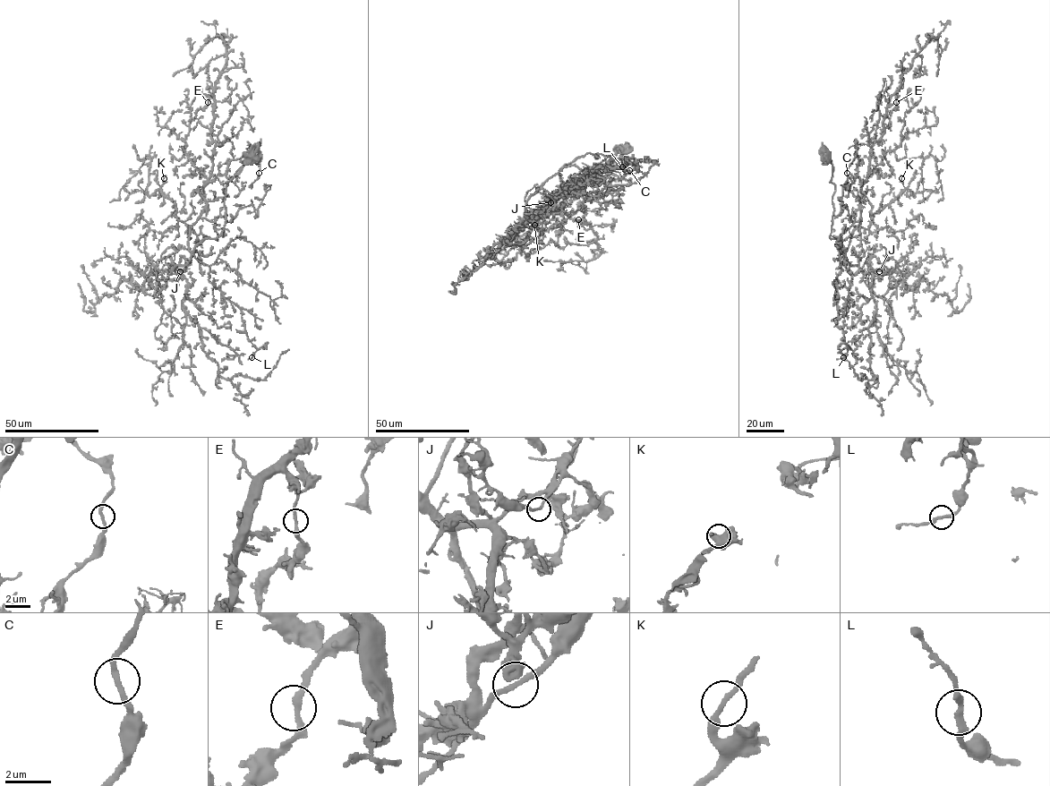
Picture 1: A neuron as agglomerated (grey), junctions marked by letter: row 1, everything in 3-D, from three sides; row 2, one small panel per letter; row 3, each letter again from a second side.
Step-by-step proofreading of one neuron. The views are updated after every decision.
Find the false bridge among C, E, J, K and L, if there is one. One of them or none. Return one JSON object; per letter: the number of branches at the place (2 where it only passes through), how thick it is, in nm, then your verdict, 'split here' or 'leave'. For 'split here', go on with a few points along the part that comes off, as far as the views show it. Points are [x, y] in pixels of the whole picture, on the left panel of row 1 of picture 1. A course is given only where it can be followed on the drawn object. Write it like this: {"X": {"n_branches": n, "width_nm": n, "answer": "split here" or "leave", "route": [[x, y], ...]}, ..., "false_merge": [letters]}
{"C": {"n_branches": 2, "width_nm": 240, "answer": "leave"}, "E": {"n_branches": 2, "width_nm": 240, "answer": "leave"}, "J": {"n_branches": 2, "width_nm": 200, "answer": "split here", "route": [[180, 270], [175, 266], [162, 272], [155, 268], [143, 286], [132, 288], [126, 286]]}, "K": {"n_branches": 2, "width_nm": 220, "answer": "leave"}, "L": {"n_branches": 2, "width_nm": 260, "answer": "leave"}, "false_merge": ["J"]}

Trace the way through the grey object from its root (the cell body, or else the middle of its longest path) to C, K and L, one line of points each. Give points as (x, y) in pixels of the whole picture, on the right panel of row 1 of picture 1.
C: (827, 156), (835, 189), (830, 237), (844, 251), (860, 222), (863, 183), (856, 155), (847, 173)
K: (827, 156), (835, 189), (830, 237), (844, 251), (850, 234), (867, 229), (874, 215), (904, 189), (901, 178)
L: (827, 156), (835, 189), (830, 237), (840, 246), (842, 263), (851, 277), (844, 311), (848, 352), (843, 357)

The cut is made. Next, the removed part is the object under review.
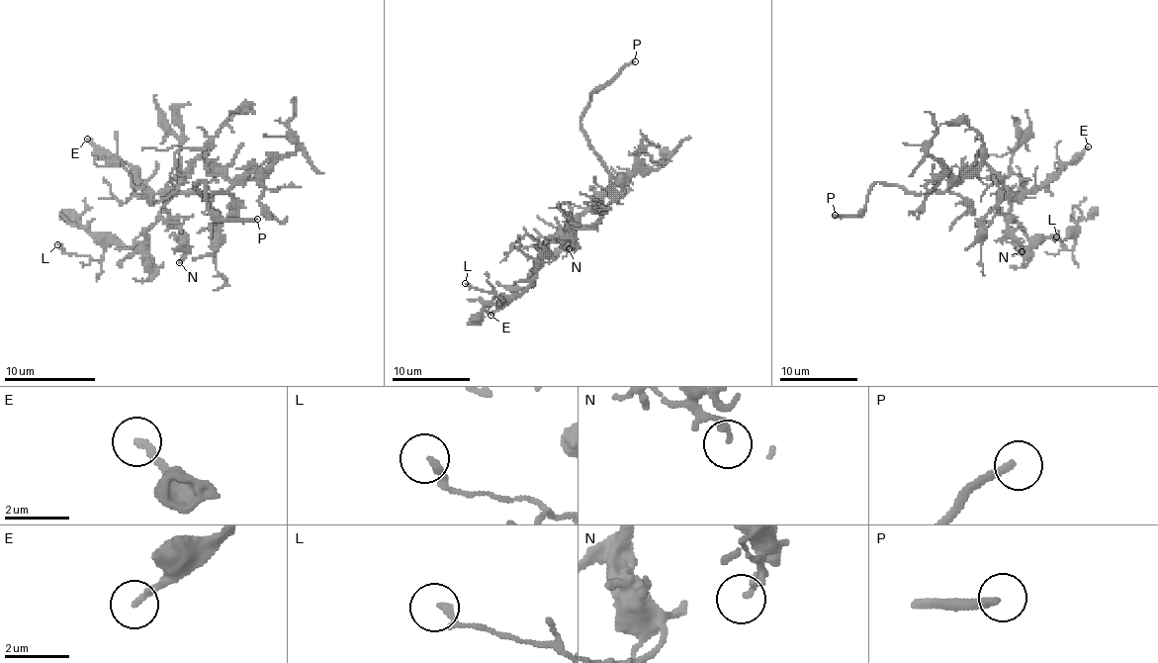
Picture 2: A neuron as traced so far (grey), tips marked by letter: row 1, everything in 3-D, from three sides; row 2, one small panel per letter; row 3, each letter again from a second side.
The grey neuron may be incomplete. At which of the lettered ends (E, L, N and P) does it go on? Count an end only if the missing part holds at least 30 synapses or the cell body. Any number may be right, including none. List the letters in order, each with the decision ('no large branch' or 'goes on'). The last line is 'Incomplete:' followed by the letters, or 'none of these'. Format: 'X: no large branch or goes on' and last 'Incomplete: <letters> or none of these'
E: no large branch
L: no large branch
N: no large branch
P: goes on
Incomplete: P

